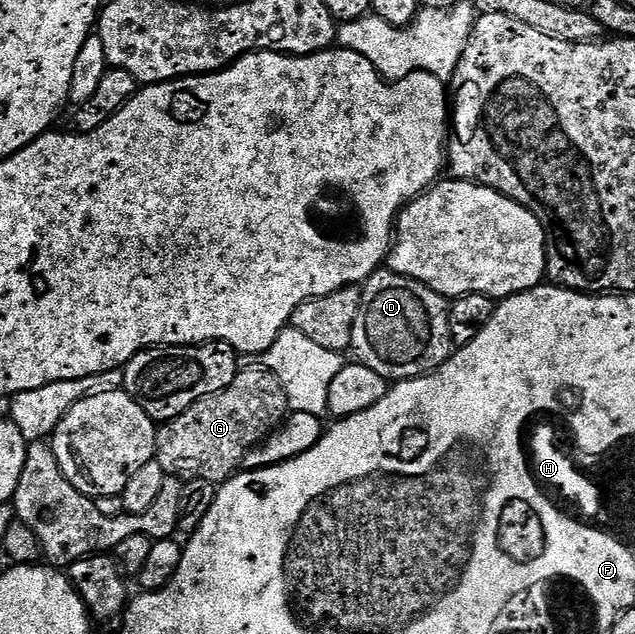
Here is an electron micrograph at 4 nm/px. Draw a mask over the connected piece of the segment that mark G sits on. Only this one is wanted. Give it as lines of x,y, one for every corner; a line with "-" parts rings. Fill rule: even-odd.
263,368
241,369
237,373
234,384
230,384
230,388
198,400
190,408
186,408
186,412
182,412
177,418
171,418
169,422
163,423
157,429
154,460
164,469
165,475
179,478
185,483
216,482
215,484
223,484
243,467
244,457
253,448
260,445
273,430
277,429
288,413
286,392
270,371

